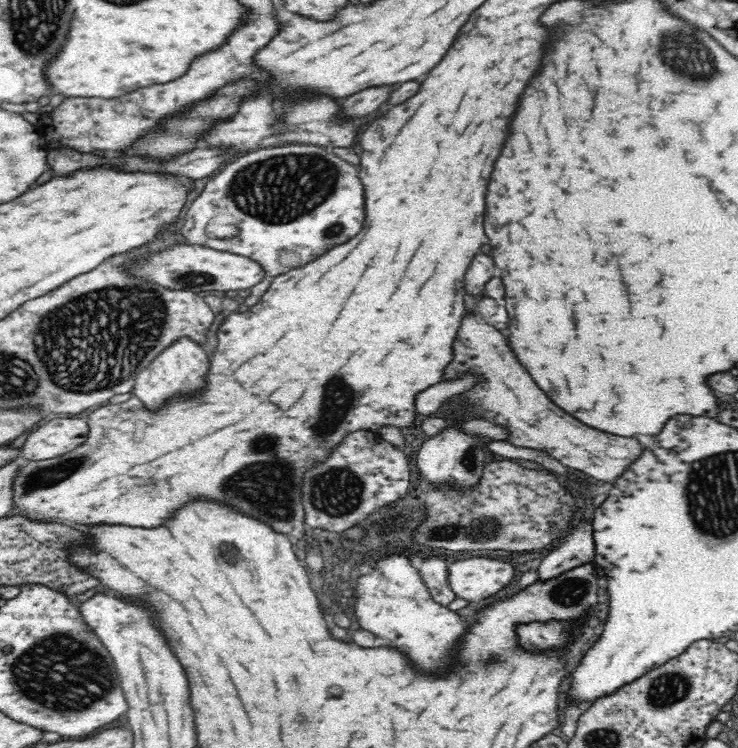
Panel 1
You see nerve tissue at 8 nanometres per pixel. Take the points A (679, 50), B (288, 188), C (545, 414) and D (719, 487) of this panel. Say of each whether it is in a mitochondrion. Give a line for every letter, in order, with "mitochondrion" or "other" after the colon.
A: mitochondrion
B: mitochondrion
C: other
D: mitochondrion

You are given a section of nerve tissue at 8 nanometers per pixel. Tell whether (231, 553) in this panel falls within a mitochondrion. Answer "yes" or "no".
yes

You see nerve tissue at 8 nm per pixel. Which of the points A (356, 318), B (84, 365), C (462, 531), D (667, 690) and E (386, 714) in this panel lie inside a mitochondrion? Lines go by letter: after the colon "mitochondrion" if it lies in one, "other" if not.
A: other
B: mitochondrion
C: mitochondrion
D: mitochondrion
E: other

